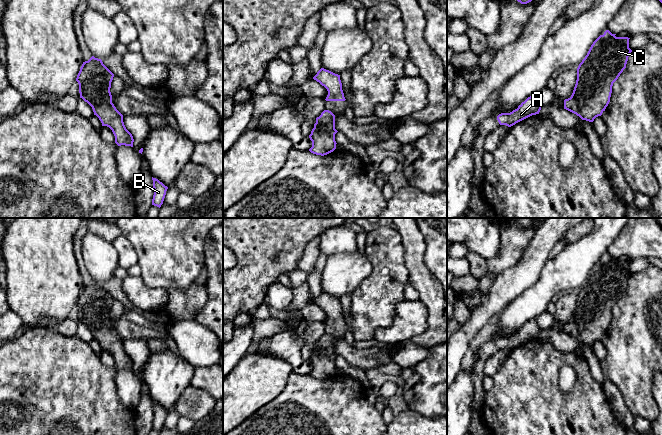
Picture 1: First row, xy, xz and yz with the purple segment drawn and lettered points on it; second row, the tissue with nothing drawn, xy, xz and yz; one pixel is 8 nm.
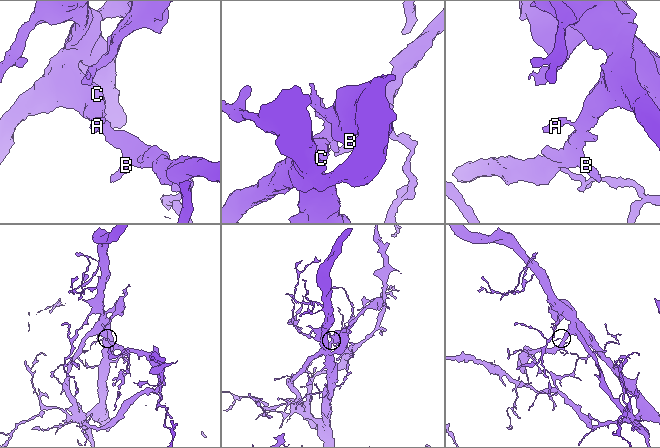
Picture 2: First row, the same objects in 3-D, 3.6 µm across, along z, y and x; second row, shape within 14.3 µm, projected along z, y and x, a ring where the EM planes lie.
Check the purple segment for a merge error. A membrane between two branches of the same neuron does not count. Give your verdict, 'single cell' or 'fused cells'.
fused cells

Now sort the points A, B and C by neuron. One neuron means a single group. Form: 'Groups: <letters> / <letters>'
Groups: A B / C

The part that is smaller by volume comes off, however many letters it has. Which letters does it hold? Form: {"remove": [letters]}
{"remove": ["C"]}

